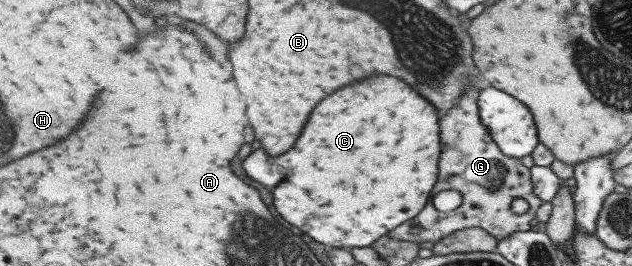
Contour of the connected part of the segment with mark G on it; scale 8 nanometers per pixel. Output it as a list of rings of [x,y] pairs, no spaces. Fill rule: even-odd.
[[[473,92],[465,94],[457,108],[443,112],[441,116],[441,140],[445,140],[445,152],[441,156],[441,184],[437,184],[433,197],[445,190],[457,190],[463,193],[463,204],[457,210],[441,212],[433,200],[429,200],[425,212],[421,212],[421,216],[415,220],[409,220],[409,224],[395,228],[391,232],[391,238],[419,244],[436,244],[455,231],[481,227],[501,241],[517,232],[532,230],[531,222],[537,218],[537,210],[543,204],[533,186],[532,171],[523,165],[520,158],[507,156],[493,140],[492,134],[481,120],[479,100],[480,96],[473,96]],[[515,198],[523,198],[529,203],[527,212],[521,215],[511,212],[511,202]],[[413,226],[420,227],[420,232],[411,232]]]

